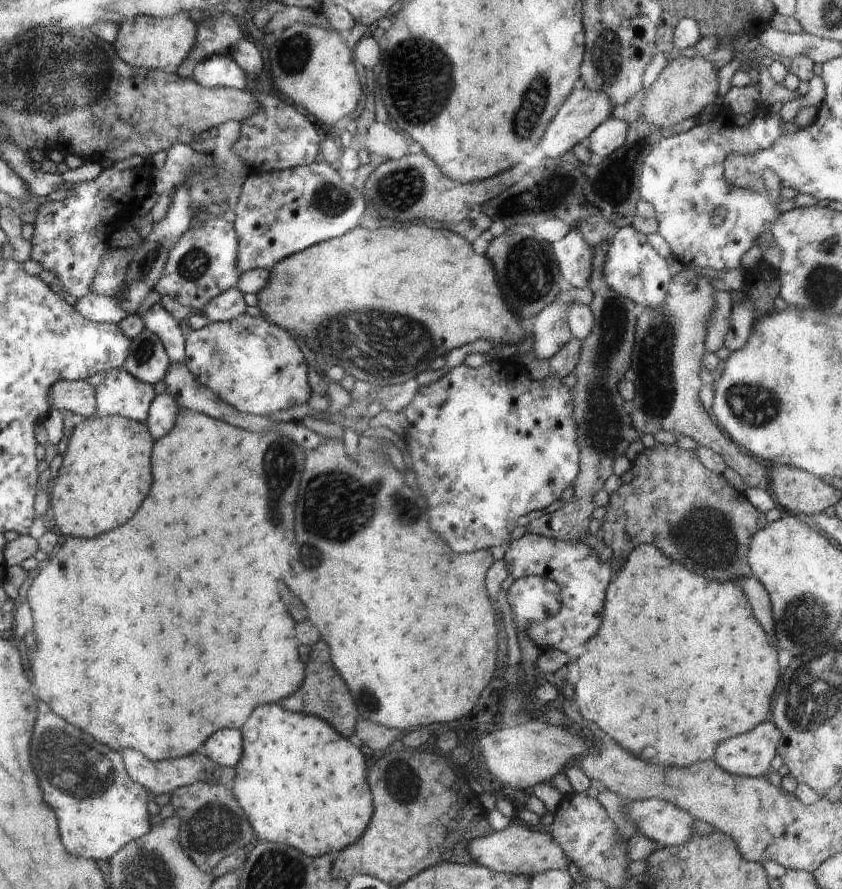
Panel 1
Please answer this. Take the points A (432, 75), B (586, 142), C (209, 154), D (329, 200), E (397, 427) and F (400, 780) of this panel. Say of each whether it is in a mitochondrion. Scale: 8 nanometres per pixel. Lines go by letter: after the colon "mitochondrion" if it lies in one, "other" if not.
A: mitochondrion
B: other
C: other
D: mitochondrion
E: other
F: mitochondrion

